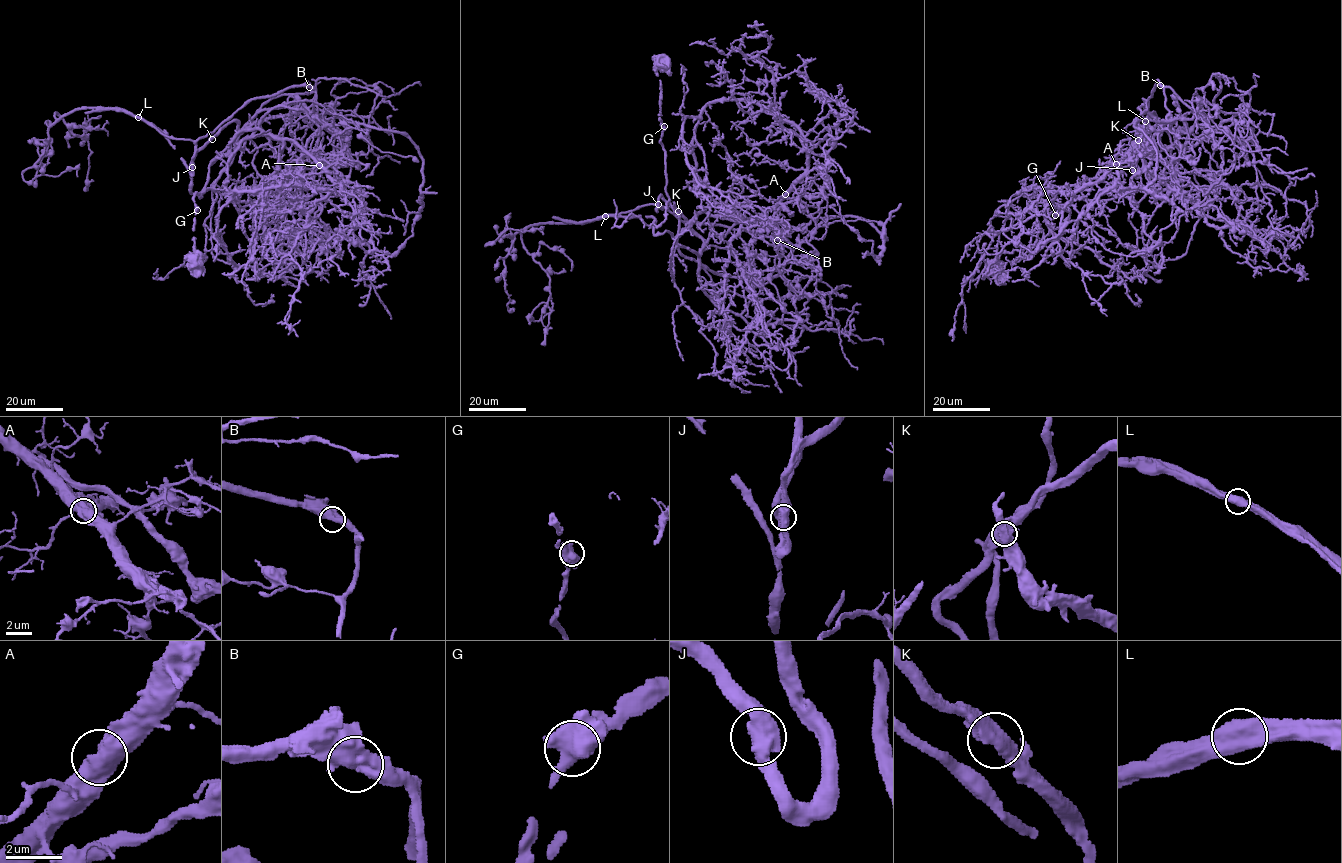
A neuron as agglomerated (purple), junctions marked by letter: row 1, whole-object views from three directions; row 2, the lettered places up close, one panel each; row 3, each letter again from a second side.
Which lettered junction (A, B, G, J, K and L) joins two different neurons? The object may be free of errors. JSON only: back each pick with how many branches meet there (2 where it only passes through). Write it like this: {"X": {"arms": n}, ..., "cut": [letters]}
{"L": {"arms": 2}, "cut": ["L"]}

